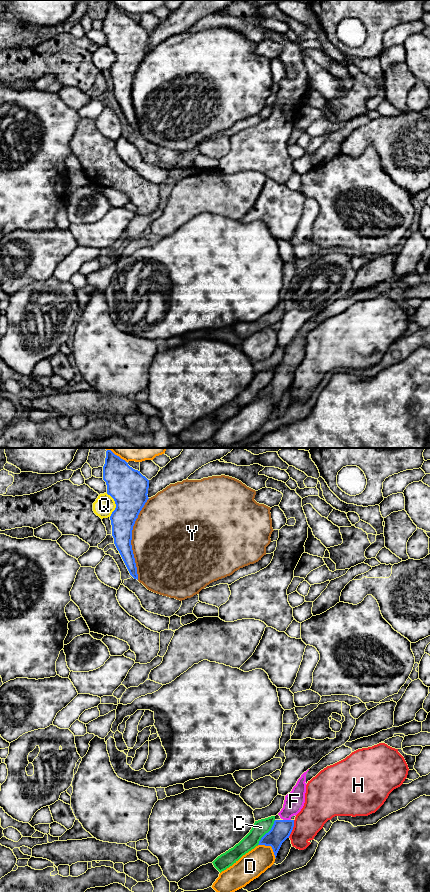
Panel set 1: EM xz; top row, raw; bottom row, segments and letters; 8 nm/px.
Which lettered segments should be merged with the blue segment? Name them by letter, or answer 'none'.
F

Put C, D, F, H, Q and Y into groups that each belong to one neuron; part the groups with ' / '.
C H / D / F / Q / Y

